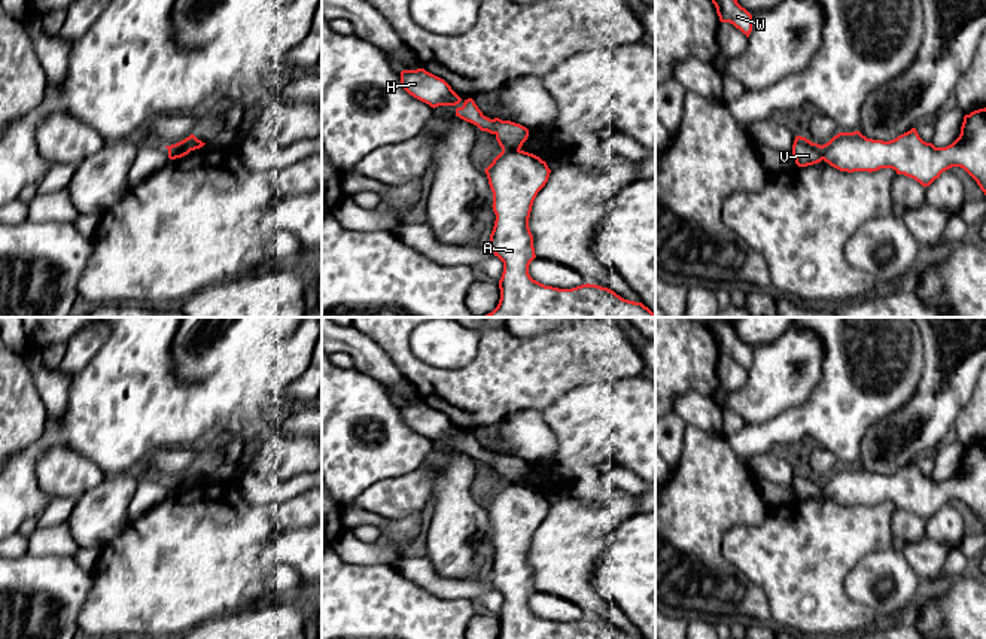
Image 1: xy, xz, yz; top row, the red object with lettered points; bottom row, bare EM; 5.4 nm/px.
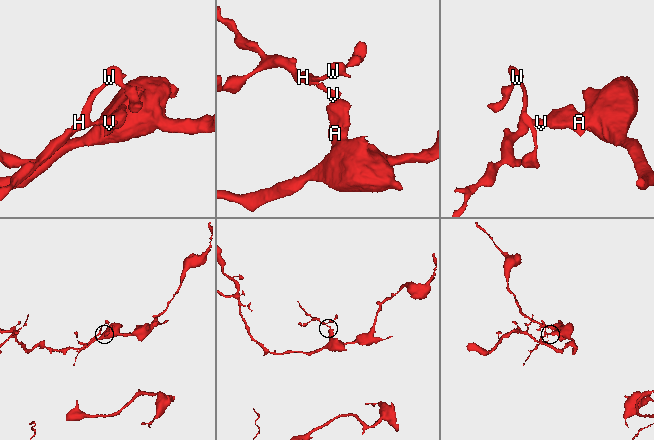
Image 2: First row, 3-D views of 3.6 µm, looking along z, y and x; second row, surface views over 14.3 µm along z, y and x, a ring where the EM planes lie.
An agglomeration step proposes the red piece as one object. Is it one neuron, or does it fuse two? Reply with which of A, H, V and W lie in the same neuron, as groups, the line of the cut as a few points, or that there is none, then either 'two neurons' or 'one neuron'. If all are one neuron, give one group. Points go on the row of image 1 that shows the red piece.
A / H V W | xz (502, 149), (519, 151) | two neurons

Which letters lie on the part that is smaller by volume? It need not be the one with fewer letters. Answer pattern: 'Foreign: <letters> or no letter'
Foreign: H, V, W

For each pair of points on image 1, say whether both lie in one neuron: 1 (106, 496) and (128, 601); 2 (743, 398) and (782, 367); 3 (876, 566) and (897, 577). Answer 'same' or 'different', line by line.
1: different
2: same
3: same

